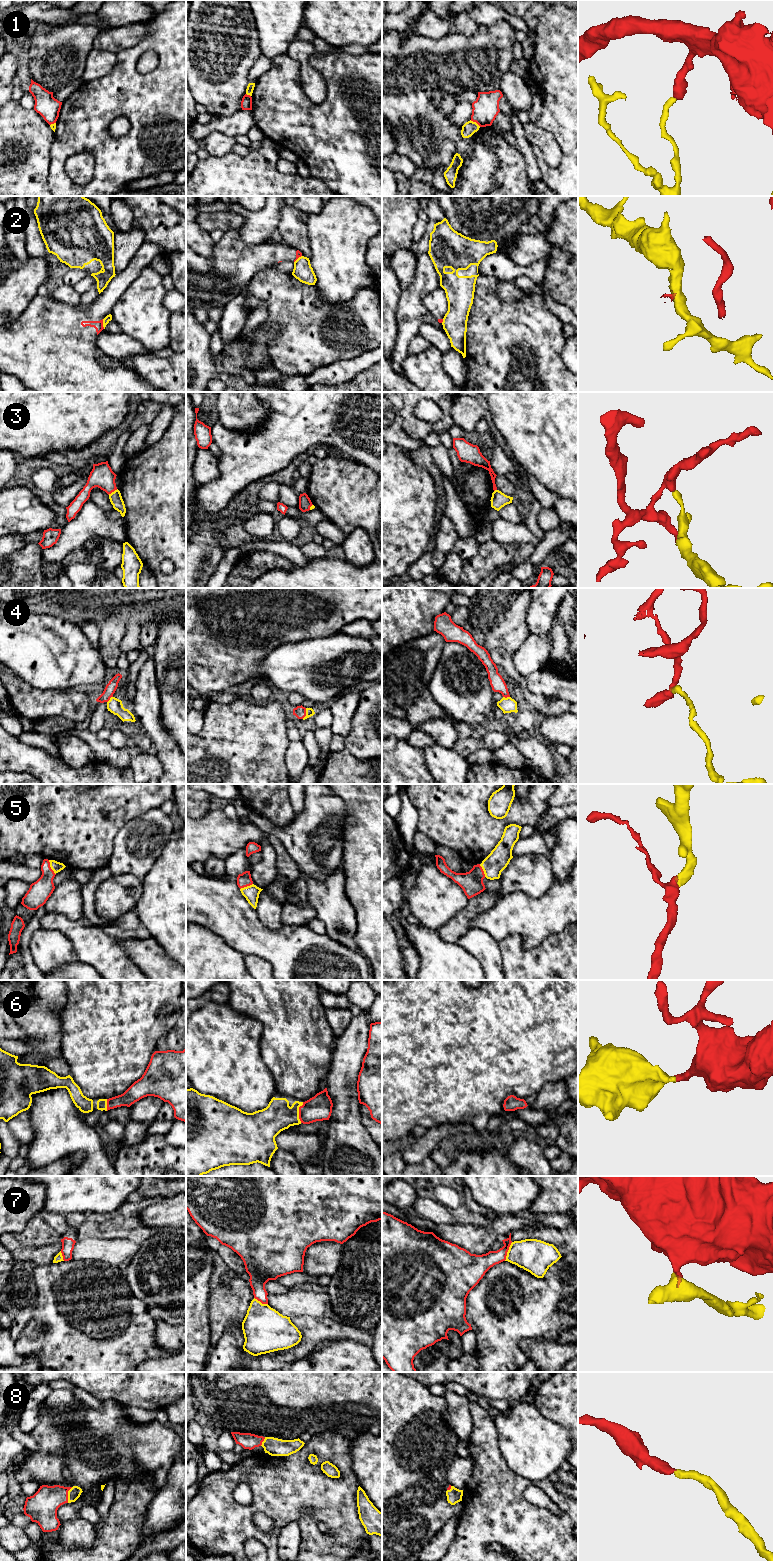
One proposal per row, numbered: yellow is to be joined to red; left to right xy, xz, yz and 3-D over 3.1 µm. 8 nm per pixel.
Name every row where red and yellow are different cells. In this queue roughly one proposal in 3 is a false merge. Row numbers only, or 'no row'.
1, 2, 3, 4, 7

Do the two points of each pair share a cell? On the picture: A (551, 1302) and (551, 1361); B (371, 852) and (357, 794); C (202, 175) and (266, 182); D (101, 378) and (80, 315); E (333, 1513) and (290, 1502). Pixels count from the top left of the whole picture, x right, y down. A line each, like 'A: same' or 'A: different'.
A: different
B: same
C: same
D: same
E: same

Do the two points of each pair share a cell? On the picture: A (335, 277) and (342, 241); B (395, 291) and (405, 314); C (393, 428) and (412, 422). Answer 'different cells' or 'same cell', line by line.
A: same cell
B: different cells
C: different cells

